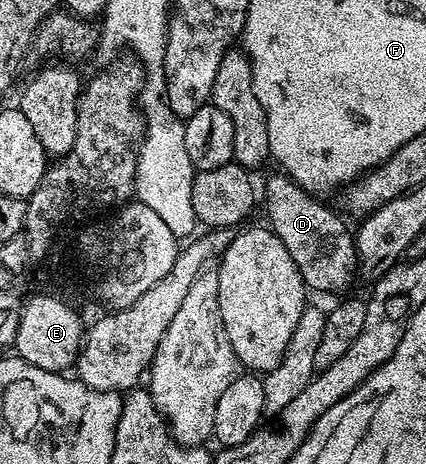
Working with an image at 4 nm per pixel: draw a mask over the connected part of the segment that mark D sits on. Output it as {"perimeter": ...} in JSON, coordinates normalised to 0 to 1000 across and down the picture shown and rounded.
{"perimeter":[[[648,375],[622,388],[622,457],[631,463],[629,489],[638,491],[643,504],[674,530],[674,547],[702,573],[702,591],[711,599],[718,623],[744,629],[800,629],[829,603],[829,586],[840,584],[838,528],[831,502],[817,491],[777,450],[763,440],[751,440],[746,425],[732,414],[718,414],[704,405],[681,379]]]}

